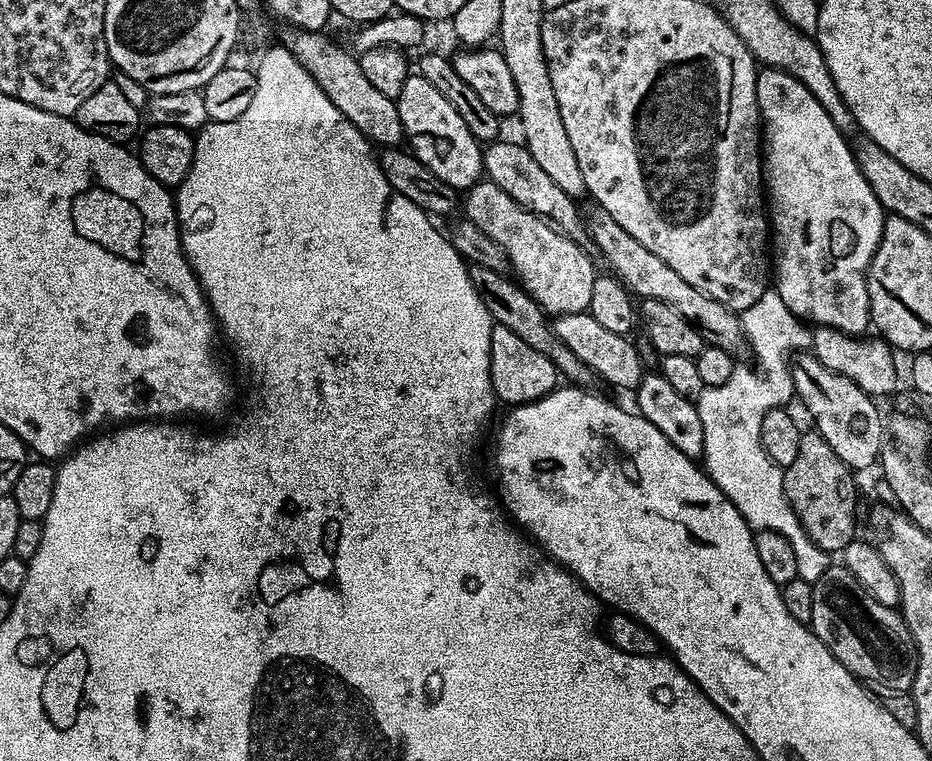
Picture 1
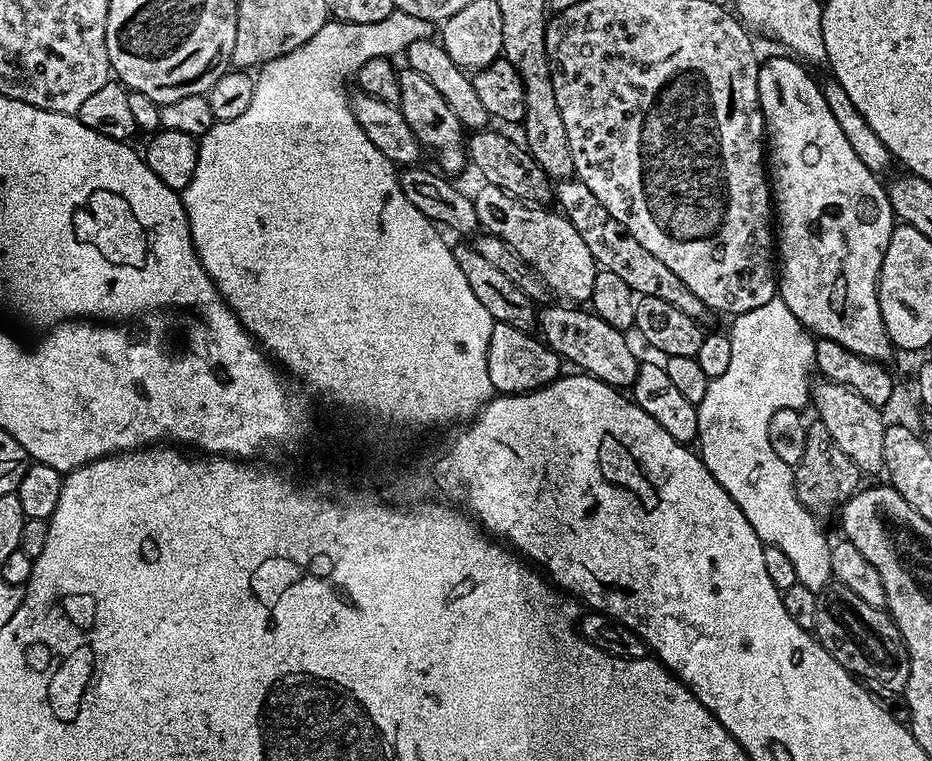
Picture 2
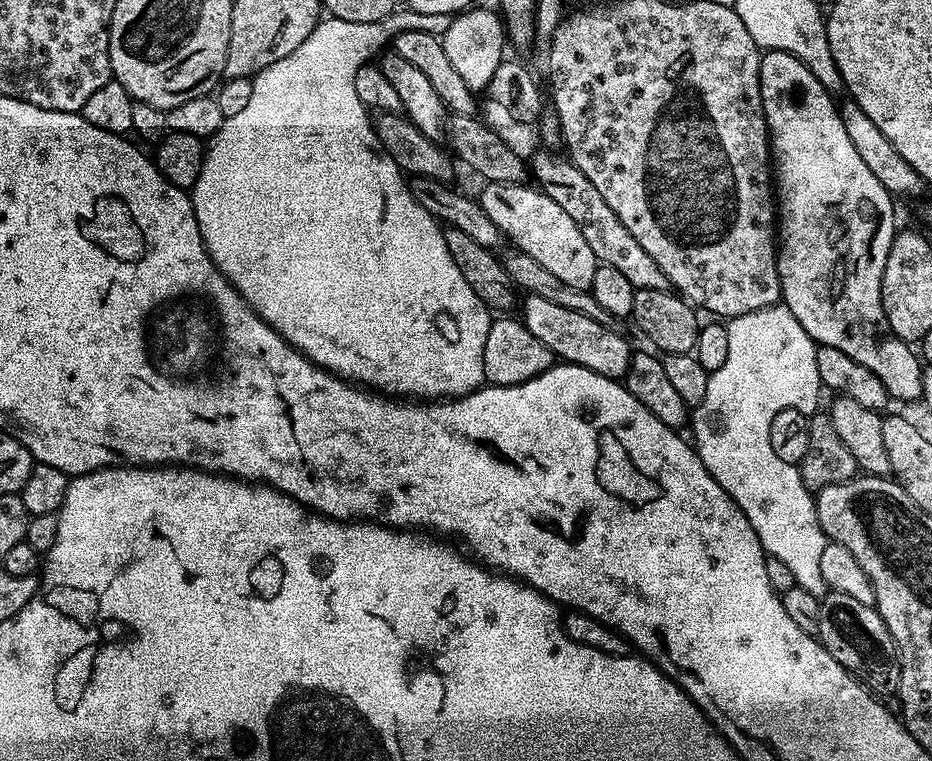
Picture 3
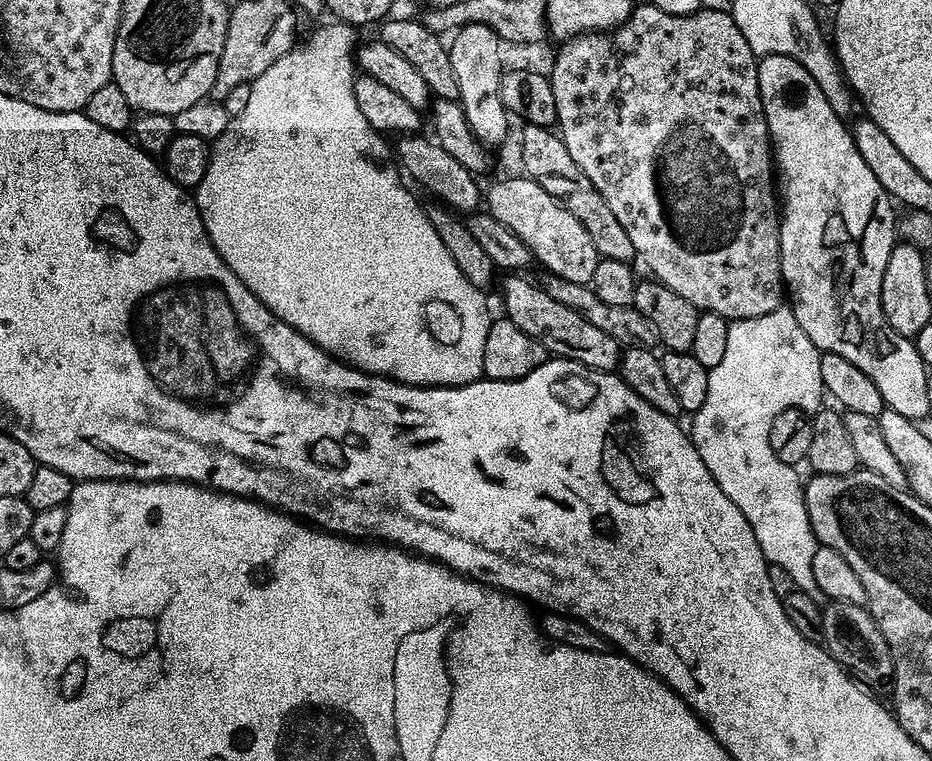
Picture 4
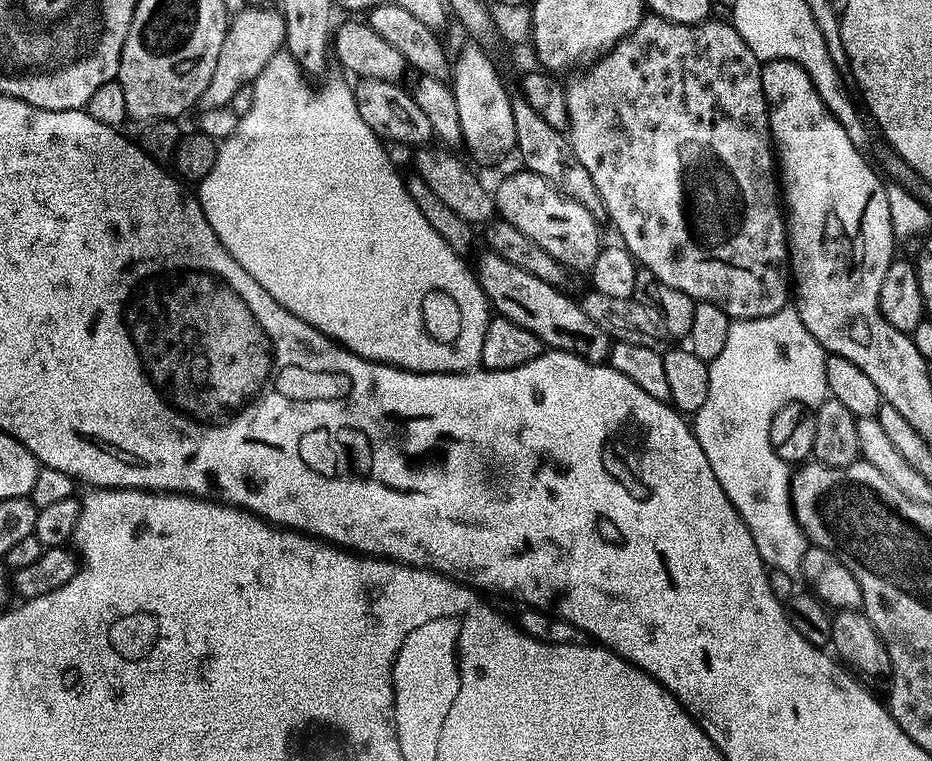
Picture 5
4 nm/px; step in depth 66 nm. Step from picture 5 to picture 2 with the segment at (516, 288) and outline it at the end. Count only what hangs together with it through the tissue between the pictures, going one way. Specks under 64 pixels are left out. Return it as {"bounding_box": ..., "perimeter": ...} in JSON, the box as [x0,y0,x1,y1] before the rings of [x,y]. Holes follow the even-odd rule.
{"bounding_box":[538,306,641,389],"perimeter":[[[580,306],[564,307],[568,308],[548,308],[539,313],[538,332],[544,343],[559,354],[561,361],[577,364],[579,371],[591,379],[601,380],[609,388],[631,389],[641,361],[636,360],[635,350],[628,345],[629,337],[602,322],[591,310],[583,312]]]}

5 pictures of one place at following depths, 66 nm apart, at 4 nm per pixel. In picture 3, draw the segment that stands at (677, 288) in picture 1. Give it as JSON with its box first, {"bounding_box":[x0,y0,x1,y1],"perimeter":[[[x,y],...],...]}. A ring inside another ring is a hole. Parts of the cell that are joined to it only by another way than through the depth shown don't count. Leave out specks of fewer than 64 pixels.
{"bounding_box":[530,150,669,290],"perimeter":[[[537,150],[530,159],[530,176],[536,179],[533,180],[535,187],[544,192],[546,198],[558,202],[558,206],[562,206],[562,210],[570,214],[574,226],[582,230],[582,238],[586,238],[586,243],[590,245],[590,250],[594,250],[600,264],[614,266],[614,270],[619,270],[635,288],[669,290],[668,279],[666,274],[662,274],[658,262],[654,262],[654,258],[650,258],[650,254],[646,254],[646,250],[638,246],[630,230],[626,230],[614,210],[610,210],[606,198],[602,198],[602,194],[594,190],[594,182],[590,182],[590,178],[586,178],[586,174],[582,174],[576,164],[567,158],[559,160],[548,152]]]}

